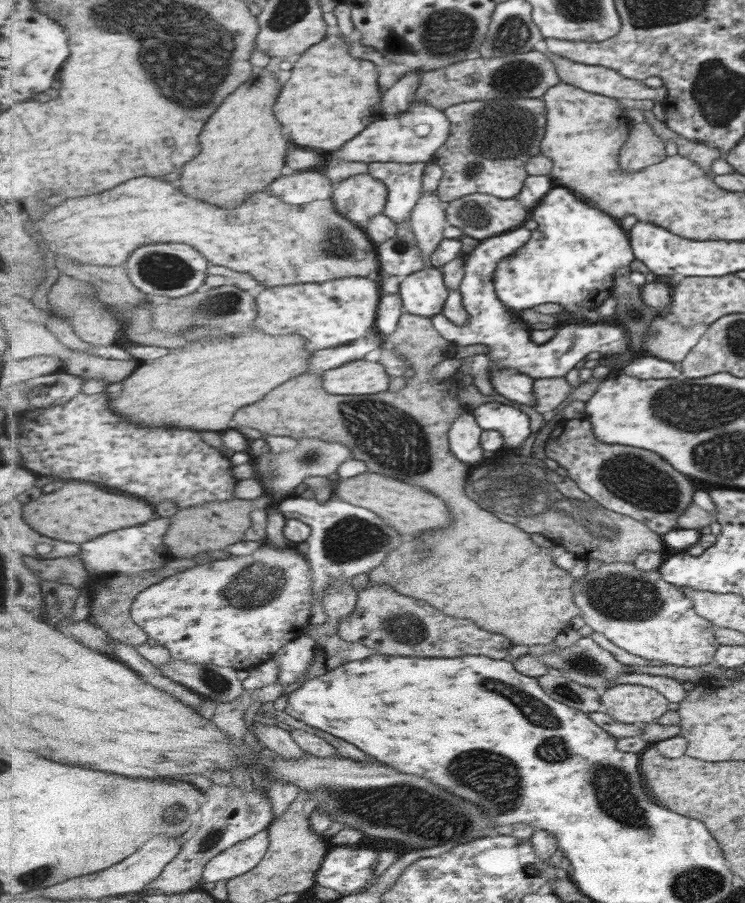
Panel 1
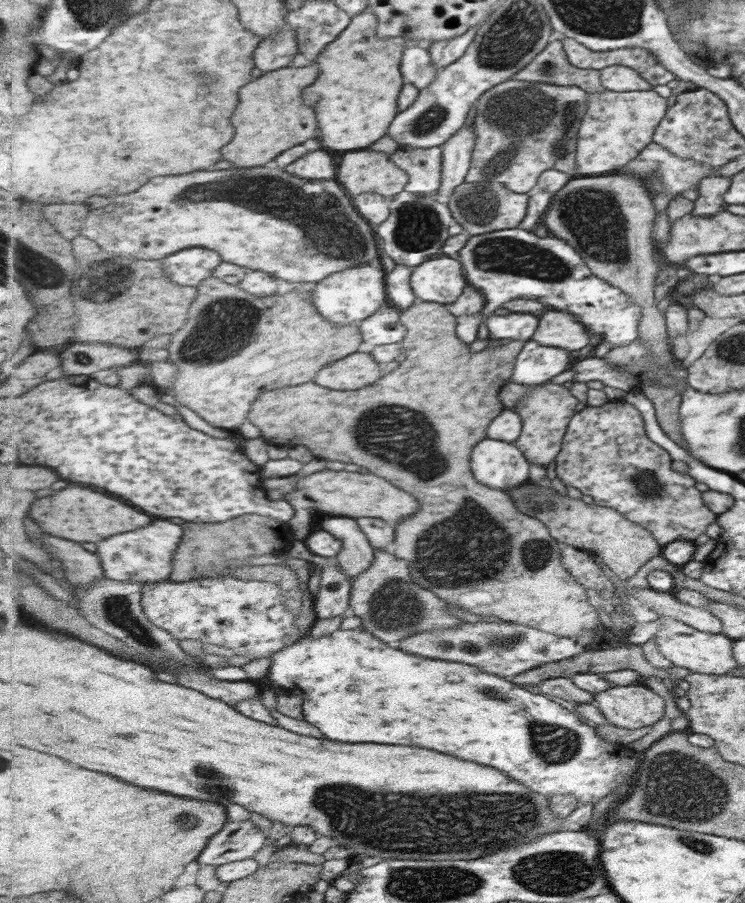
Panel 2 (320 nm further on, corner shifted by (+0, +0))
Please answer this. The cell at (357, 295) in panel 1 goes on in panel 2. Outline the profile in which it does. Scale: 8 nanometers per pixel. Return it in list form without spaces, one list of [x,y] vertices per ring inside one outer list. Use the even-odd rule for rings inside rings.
[[[359,266],[351,270],[342,270],[332,274],[319,282],[315,290],[315,306],[321,310],[322,315],[329,318],[335,324],[361,324],[366,318],[378,312],[387,300],[387,288],[385,288],[385,272],[381,268],[371,266]]]

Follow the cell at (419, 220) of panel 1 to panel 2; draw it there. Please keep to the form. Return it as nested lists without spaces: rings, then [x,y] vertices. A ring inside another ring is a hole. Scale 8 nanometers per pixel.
[[[473,123],[459,129],[443,150],[443,182],[436,196],[451,196],[459,184],[466,181],[469,174],[473,149],[475,149],[476,132]]]

